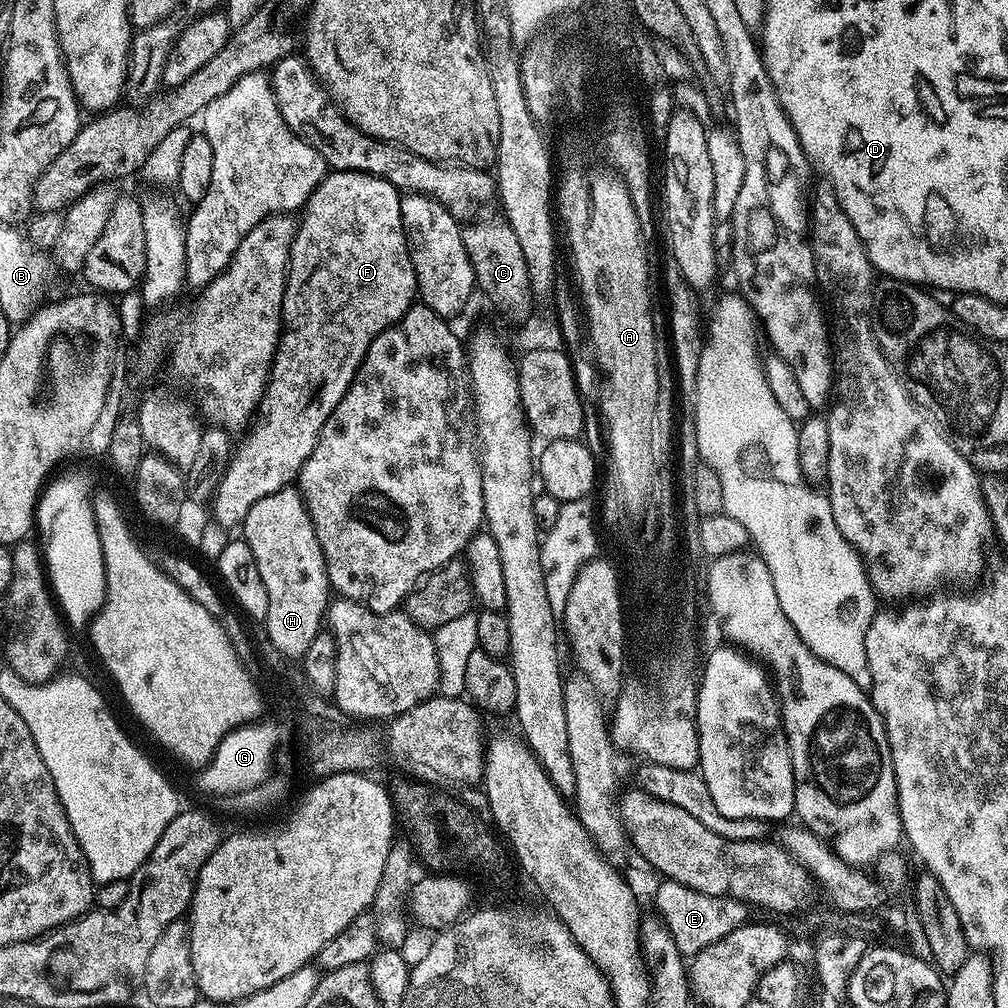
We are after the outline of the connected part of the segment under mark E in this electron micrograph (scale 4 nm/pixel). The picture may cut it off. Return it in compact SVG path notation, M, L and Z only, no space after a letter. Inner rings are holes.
M665 879L656 888L655 911L659 913L673 935L674 944L684 958L697 956L706 946L726 938L734 930L749 923L749 905L729 896L711 896L694 890L678 880Z

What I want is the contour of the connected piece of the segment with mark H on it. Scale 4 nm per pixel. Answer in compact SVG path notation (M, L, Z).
M289 486L274 494L266 494L266 498L258 498L254 506L250 506L250 514L246 514L242 525L242 538L254 550L254 558L258 566L258 574L262 574L262 583L266 586L268 614L266 617L266 634L283 648L284 652L297 653L310 650L310 642L322 632L326 613L330 603L330 585L328 567L324 565L322 546L318 542L318 534L312 525L308 508L304 499L295 487Z

